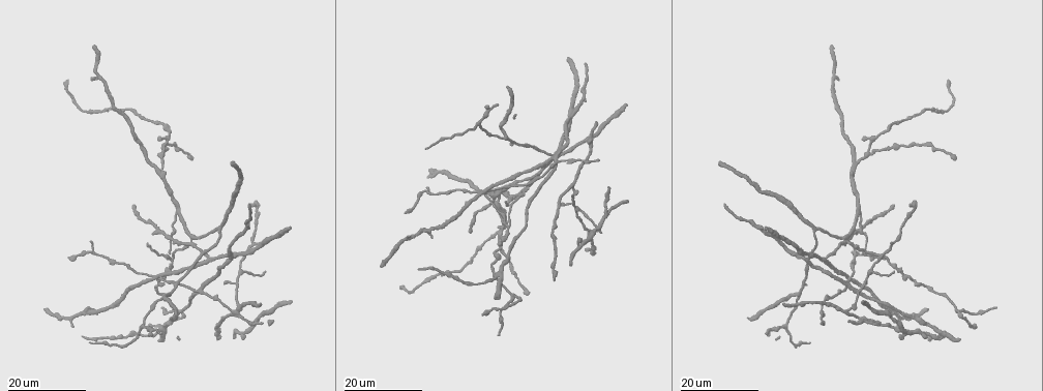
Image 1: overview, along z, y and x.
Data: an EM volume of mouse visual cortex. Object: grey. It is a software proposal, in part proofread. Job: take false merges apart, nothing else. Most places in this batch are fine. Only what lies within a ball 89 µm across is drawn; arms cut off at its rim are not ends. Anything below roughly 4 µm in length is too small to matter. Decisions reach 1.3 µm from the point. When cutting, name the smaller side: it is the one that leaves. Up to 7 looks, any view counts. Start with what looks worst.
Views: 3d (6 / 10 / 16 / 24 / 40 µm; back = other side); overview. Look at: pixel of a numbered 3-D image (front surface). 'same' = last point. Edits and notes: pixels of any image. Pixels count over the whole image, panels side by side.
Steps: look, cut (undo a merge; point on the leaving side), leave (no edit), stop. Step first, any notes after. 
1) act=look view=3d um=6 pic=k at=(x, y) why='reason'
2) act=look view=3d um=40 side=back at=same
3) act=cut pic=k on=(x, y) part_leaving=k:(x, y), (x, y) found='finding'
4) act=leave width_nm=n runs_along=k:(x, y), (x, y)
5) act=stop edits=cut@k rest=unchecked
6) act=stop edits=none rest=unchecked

act=look view=3d um=24 pic=1 at=(859, 212)

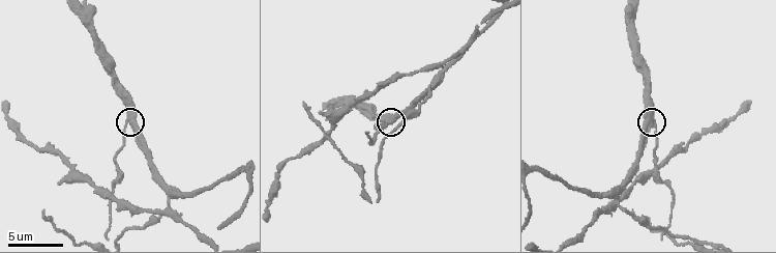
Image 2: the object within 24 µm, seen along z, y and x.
act=look view=3d um=10 pic=2 at=(654, 123)

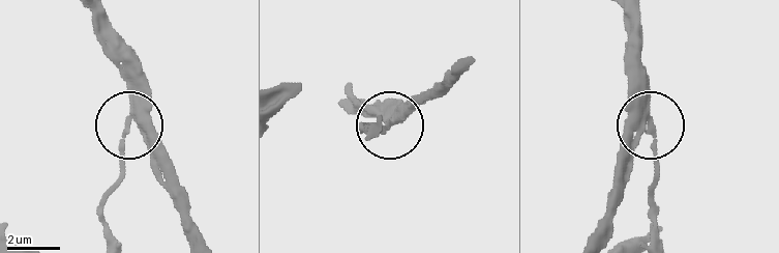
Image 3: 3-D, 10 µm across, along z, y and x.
act=cut pic=3 on=(124, 157) width_nm=270 part_leaving=3:(132, 117), (121, 181), (98, 215), (106, 235) found='two neurons meet here'

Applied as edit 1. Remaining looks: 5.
act=look view=3d um=16 pic=1 at=(509, 225) why='branch point'

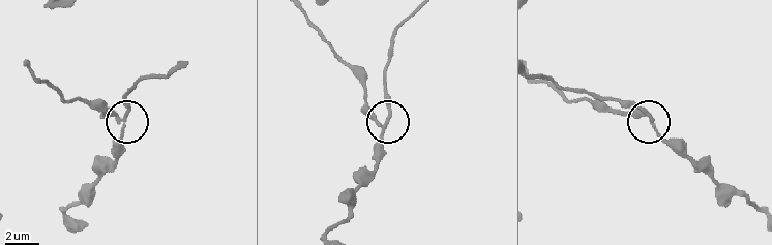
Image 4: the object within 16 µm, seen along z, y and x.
act=look view=3d um=10 pic=4 at=(380, 123)

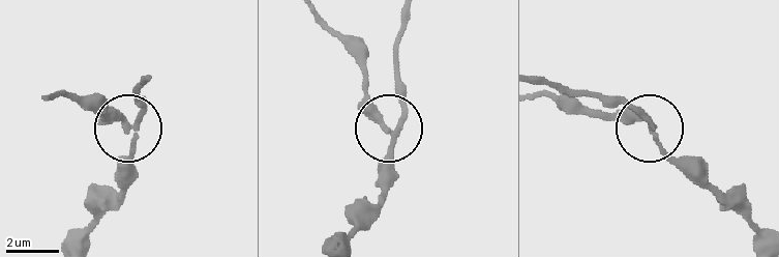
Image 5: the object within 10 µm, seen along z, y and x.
act=leave found='all the same neuron'

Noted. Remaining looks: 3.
act=look view=3d um=24 pic=1 at=(869, 272) why='three arms meet'

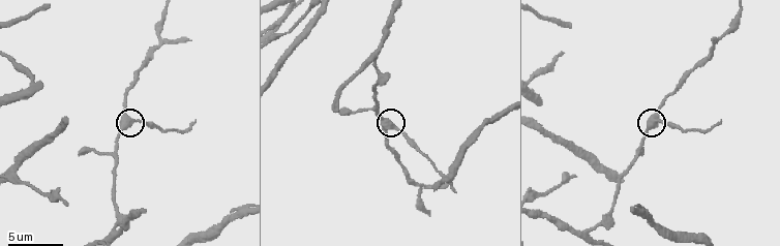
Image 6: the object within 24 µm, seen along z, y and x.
act=look view=3d um=10 pic=6 at=(131, 121)

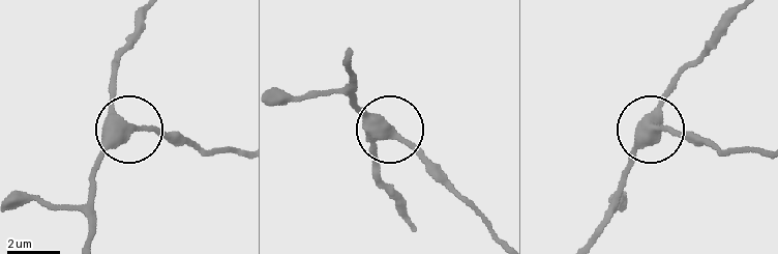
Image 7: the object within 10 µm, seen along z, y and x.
act=leave runs_along=7:(590, 236), (644, 137), (670, 130), (708, 137) found='one neuron here'

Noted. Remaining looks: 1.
act=stop edits=cut@3 rest=unchecked

